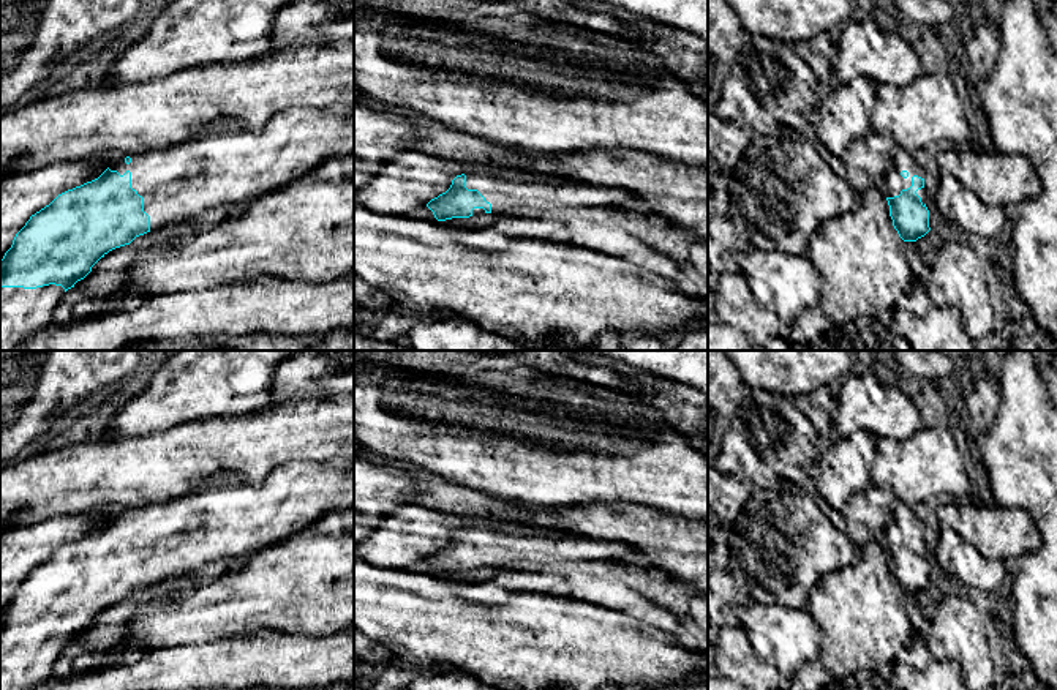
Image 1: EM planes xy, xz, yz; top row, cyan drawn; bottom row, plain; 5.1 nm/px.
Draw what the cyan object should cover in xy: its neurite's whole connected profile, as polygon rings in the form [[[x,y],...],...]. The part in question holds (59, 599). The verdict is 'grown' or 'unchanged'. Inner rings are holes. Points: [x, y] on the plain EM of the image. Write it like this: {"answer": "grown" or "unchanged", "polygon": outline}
{"answer": "grown", "polygon": [[[354,459],[291,461],[273,469],[262,483],[243,482],[226,472],[202,480],[190,493],[141,507],[125,508],[98,532],[58,548],[30,570],[0,614],[0,690],[32,690],[54,676],[62,649],[84,633],[109,605],[167,578],[199,570],[209,562],[237,557],[286,538],[322,515],[354,507]]]}

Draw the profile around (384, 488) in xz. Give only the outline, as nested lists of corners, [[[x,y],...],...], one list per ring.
[[[354,458],[354,543],[379,527],[382,518],[406,505],[416,480],[401,467]]]

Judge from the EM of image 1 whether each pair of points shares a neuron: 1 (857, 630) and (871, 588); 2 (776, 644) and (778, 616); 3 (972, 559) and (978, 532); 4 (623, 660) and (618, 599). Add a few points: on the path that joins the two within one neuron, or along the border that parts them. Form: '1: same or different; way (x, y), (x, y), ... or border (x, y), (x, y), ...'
1: same; way (861, 619), (863, 599)
2: same; way (776, 638), (778, 622)
3: different; border (947, 524), (986, 558), (1002, 561)
4: different; border (583, 602), (624, 614)

